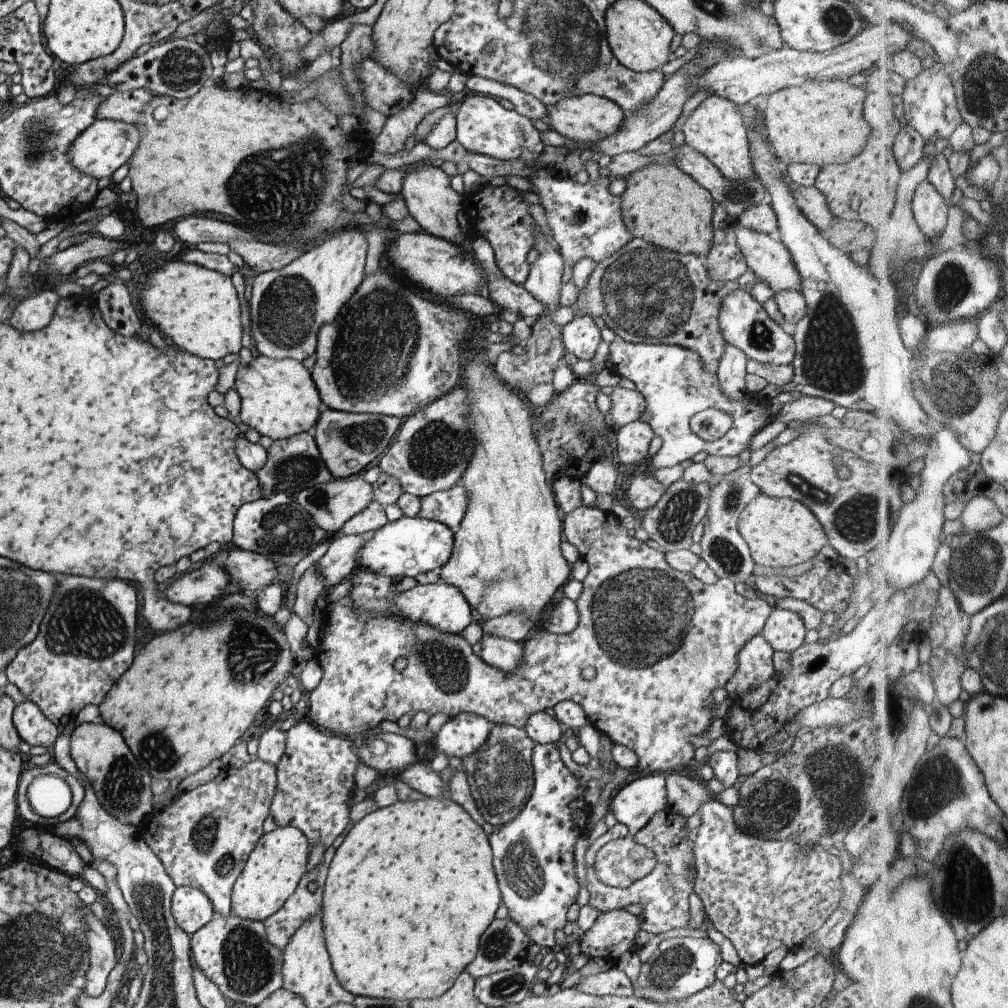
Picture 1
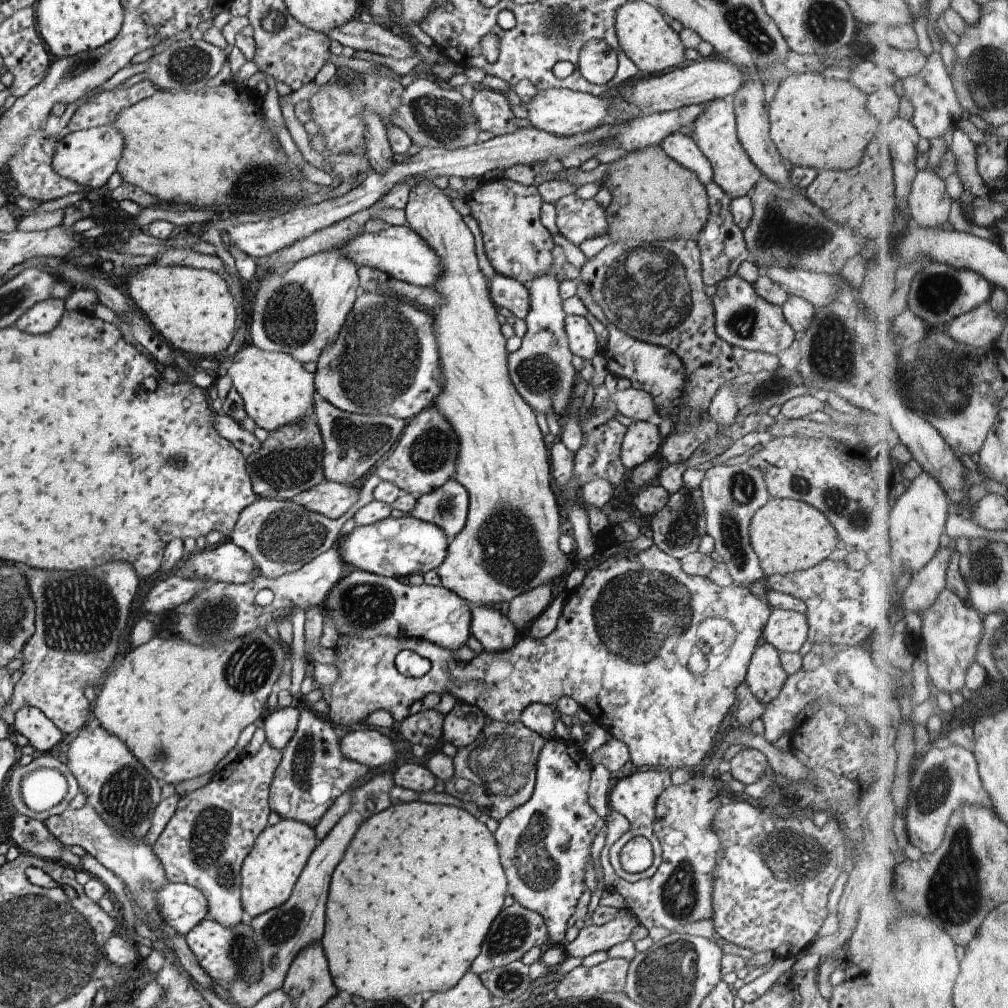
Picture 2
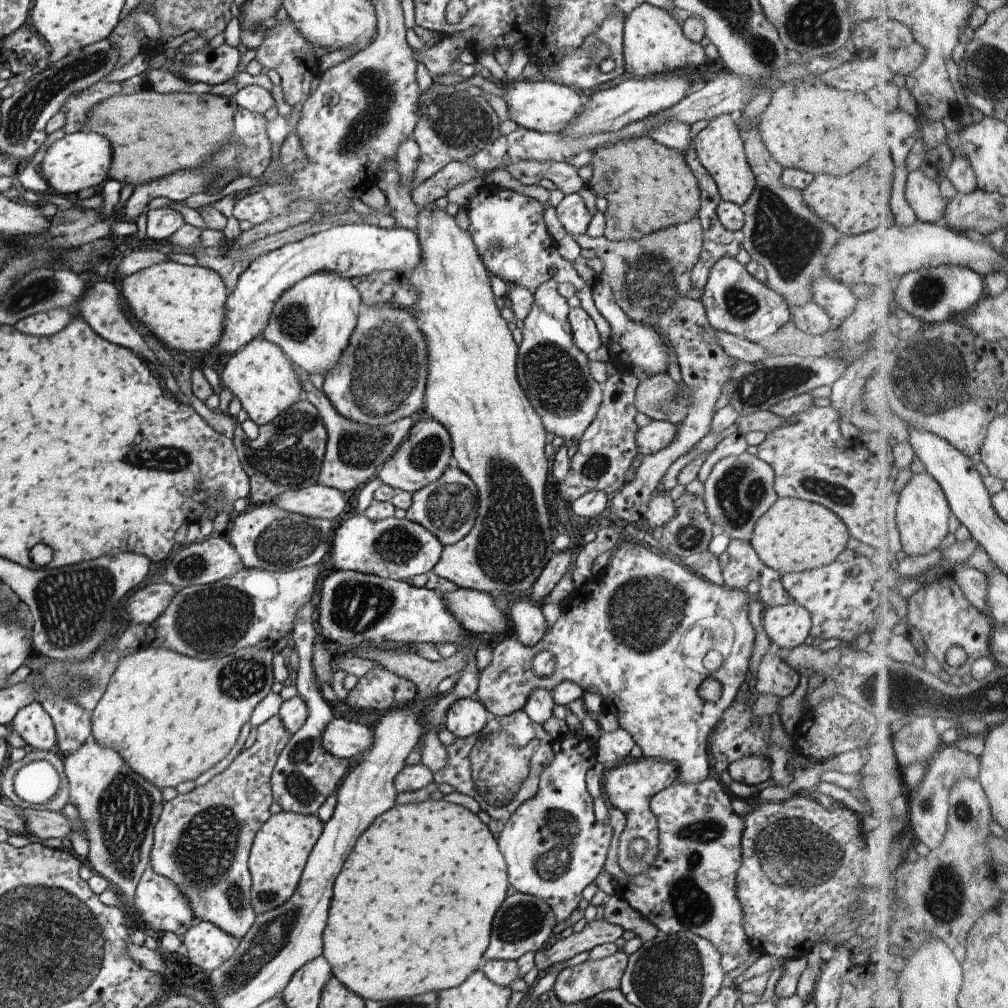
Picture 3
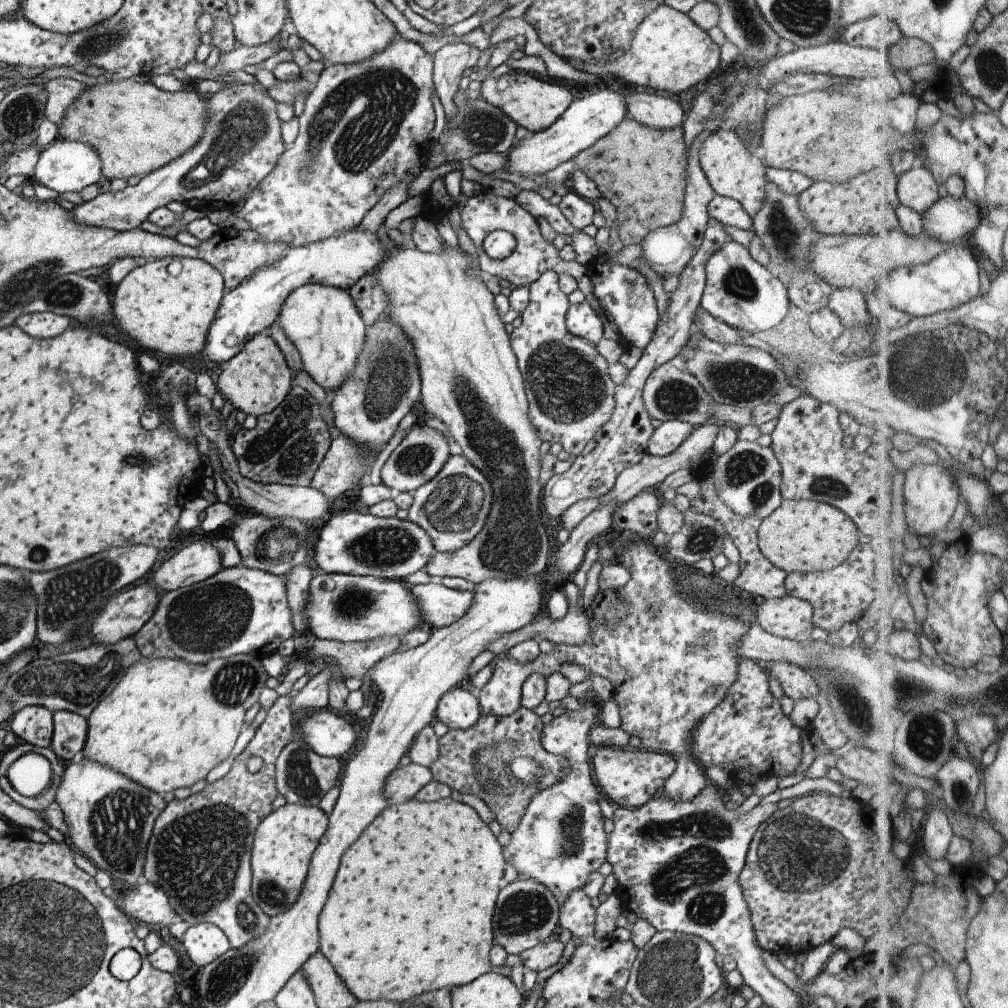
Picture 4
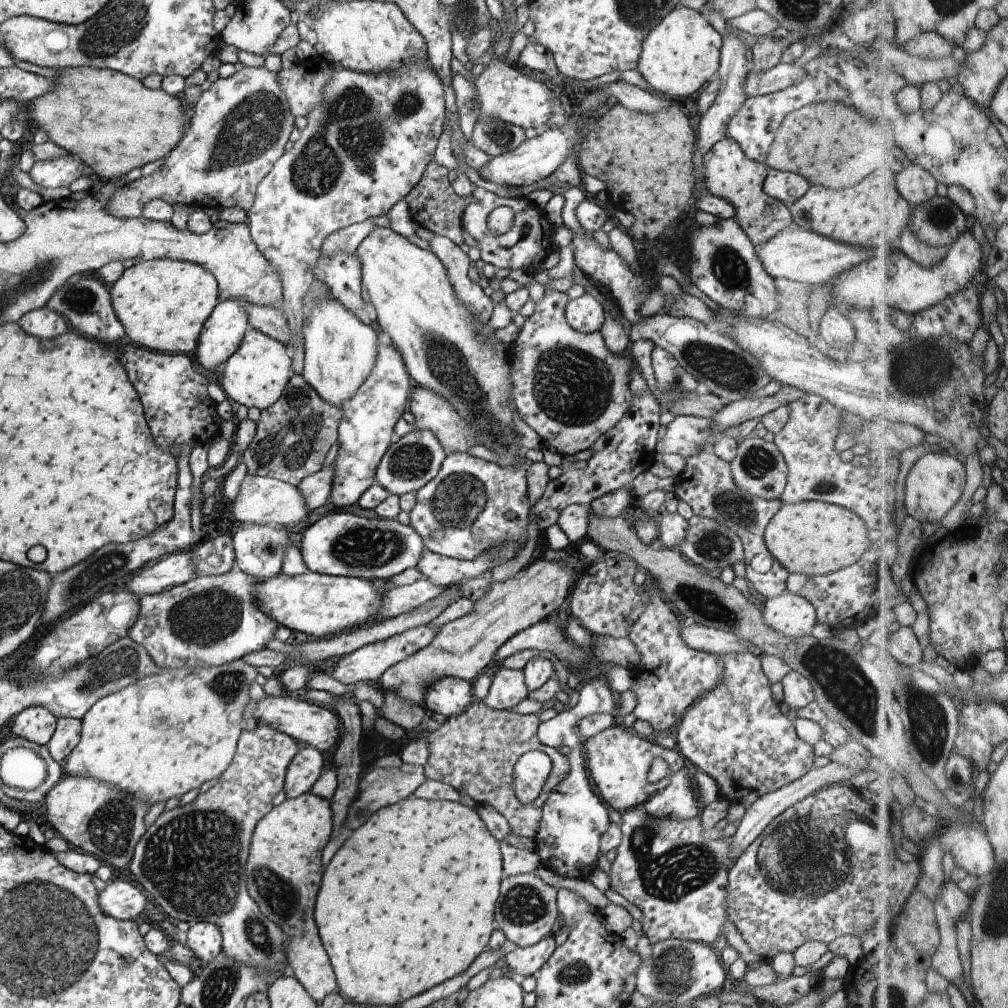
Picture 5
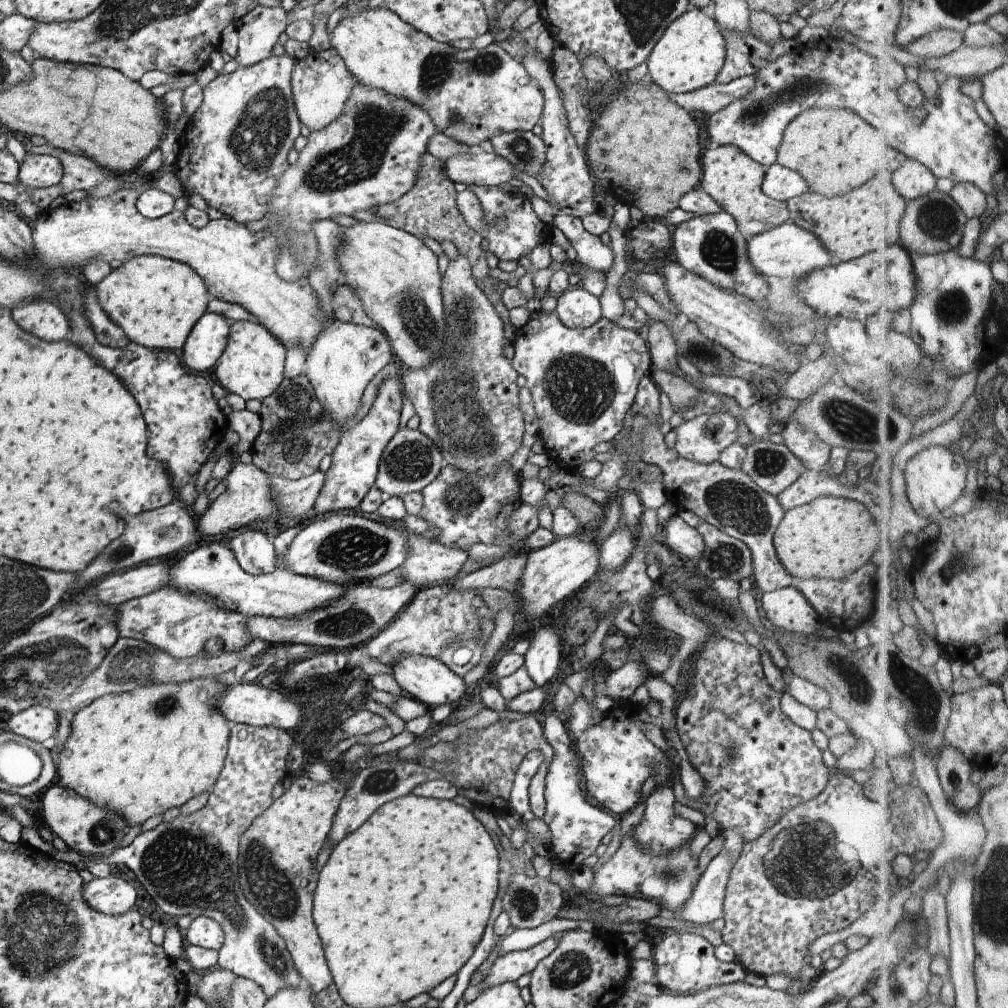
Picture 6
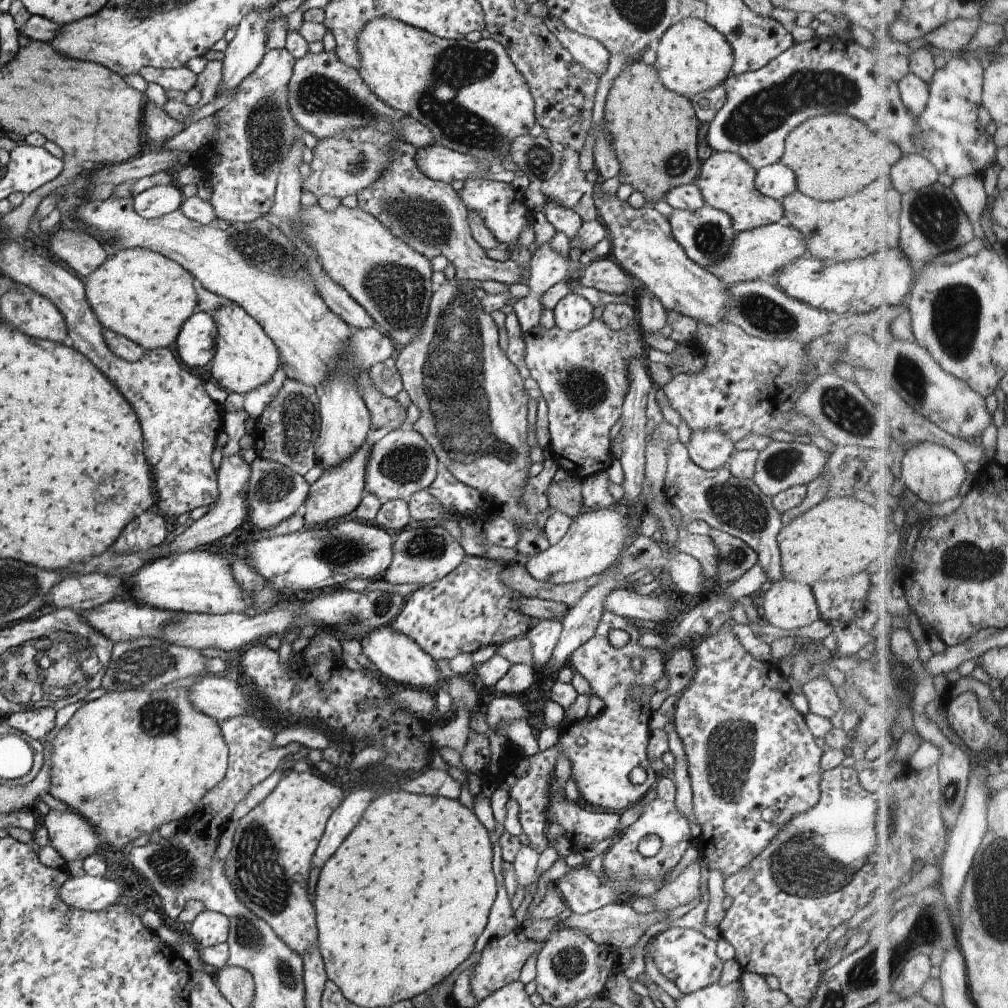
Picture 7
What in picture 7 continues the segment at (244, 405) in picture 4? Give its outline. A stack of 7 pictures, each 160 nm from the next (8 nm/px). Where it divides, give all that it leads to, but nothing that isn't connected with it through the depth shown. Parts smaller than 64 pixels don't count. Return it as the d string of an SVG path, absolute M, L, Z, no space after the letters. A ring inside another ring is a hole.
M236 303L220 305L212 316L217 330L215 353L210 364L212 378L228 392L243 395L268 382L281 362L274 341L264 332L262 325Z

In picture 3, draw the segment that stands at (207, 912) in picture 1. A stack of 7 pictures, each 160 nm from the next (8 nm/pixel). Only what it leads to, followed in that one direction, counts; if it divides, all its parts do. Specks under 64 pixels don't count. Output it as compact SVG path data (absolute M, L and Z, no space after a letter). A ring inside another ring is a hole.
M151 862L141 876L133 896L133 908L142 920L143 927L155 935L162 935L167 931L182 937L196 922L190 903L183 892L169 879L153 870Z

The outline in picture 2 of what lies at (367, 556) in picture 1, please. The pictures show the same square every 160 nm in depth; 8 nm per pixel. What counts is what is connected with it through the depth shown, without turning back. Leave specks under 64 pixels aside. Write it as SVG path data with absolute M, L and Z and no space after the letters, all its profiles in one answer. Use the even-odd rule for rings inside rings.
M390 515L374 524L354 527L337 544L344 563L375 575L406 581L410 575L423 575L437 569L447 555L449 543L446 533L439 526L410 515L400 518Z

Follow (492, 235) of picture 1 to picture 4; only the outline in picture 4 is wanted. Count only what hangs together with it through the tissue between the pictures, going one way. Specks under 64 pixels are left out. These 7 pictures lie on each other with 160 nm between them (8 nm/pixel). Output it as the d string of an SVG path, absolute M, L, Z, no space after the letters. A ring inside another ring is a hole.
M484 190L477 196L469 198L466 204L460 206L459 209L462 228L465 228L466 234L472 239L478 252L478 260L480 260L479 270L484 270L484 272L497 276L499 279L509 280L513 288L519 286L529 287L543 272L549 270L556 271L559 276L562 273L566 273L577 280L577 288L584 293L585 300L592 305L592 308L598 314L602 311L599 300L594 294L587 267L576 260L563 261L560 259L558 256L559 250L542 237L540 227L538 227L538 218L524 210L514 199L499 197L490 190ZM494 231L506 231L514 236L517 243L510 256L500 260L489 260L489 256L482 251L482 244L485 238Z

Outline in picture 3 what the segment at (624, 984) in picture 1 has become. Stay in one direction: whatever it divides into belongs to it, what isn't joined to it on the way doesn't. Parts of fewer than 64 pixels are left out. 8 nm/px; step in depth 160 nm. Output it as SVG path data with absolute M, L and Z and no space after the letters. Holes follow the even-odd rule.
M620 950L610 956L566 967L558 974L554 994L562 1003L572 1004L588 1000L599 992L619 989L629 956Z

